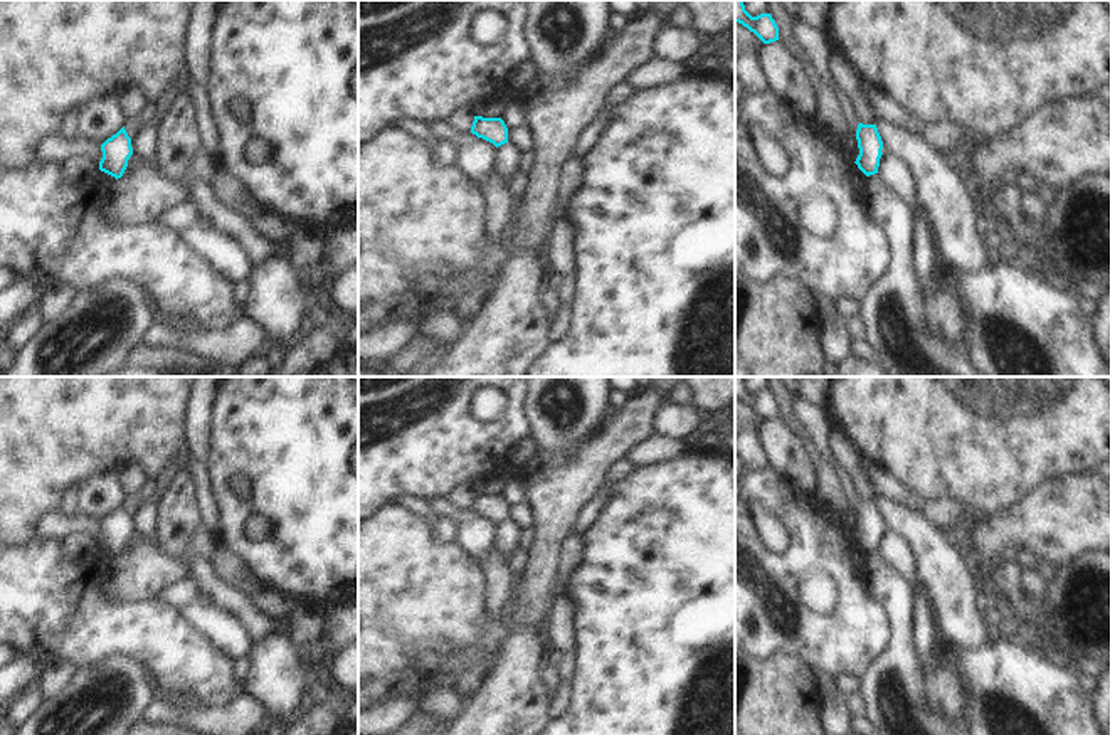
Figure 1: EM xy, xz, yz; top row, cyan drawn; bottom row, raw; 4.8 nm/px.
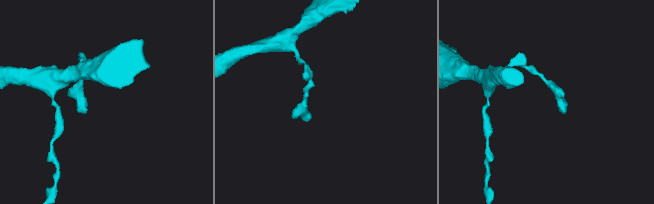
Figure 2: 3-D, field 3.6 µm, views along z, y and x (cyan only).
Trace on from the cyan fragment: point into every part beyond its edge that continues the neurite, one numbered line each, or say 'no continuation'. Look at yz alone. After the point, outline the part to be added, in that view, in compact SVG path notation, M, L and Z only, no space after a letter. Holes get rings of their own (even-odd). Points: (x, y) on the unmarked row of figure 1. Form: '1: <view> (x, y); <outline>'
no continuation

